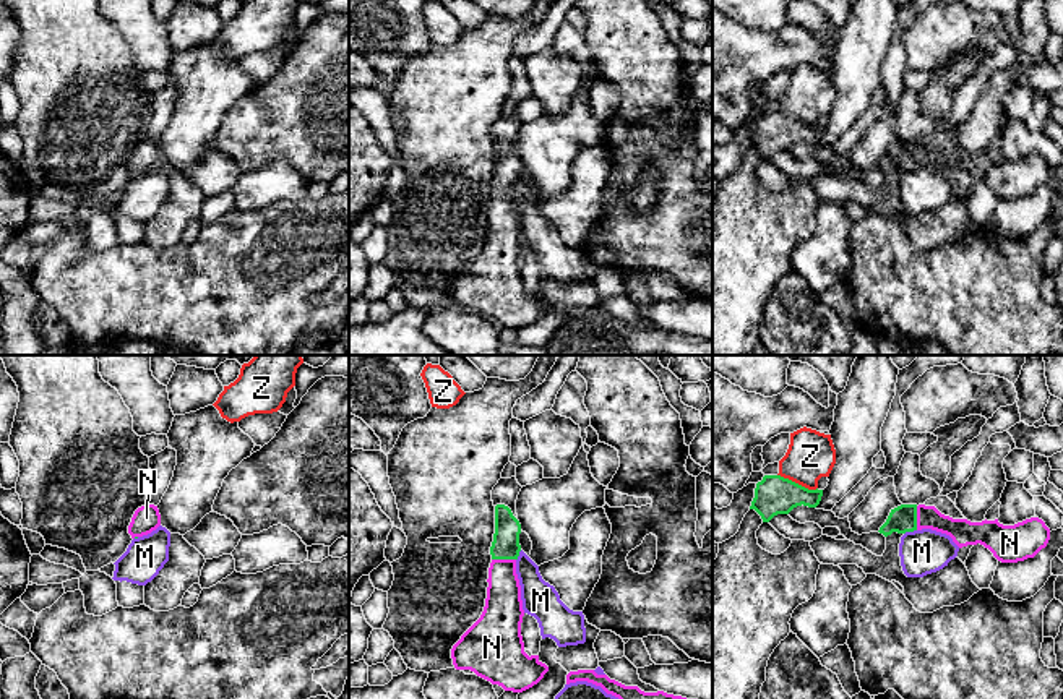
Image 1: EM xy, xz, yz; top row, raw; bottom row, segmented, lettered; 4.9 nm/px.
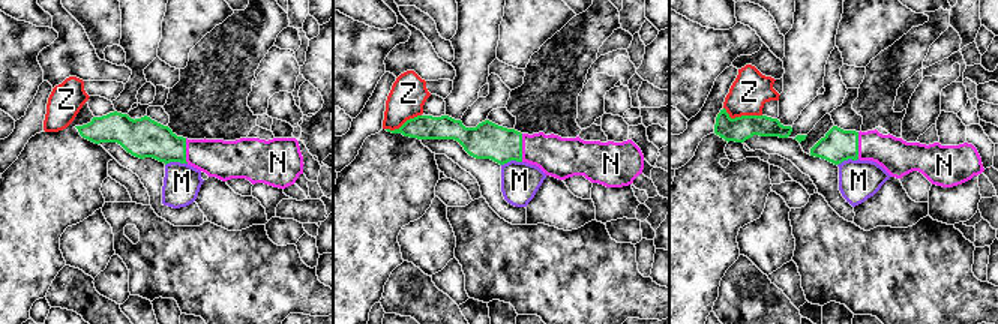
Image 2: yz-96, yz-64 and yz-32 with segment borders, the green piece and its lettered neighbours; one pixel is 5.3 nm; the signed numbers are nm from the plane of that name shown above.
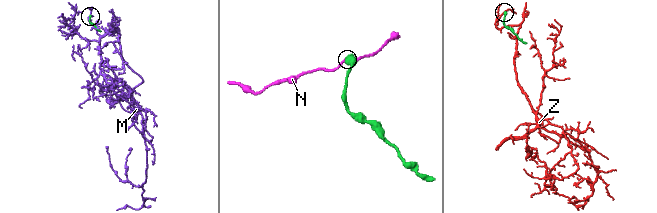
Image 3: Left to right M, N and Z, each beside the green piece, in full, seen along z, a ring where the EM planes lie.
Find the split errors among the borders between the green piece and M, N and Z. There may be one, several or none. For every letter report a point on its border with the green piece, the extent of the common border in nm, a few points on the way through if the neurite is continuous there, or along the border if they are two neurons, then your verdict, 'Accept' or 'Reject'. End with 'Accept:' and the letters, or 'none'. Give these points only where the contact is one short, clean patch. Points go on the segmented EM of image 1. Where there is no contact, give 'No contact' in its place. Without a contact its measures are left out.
M: Touches green at yz (909, 531). Shared border 70 nm. Boundary: yz (916, 529), (904, 534). Reject
N: Touches green at xz (503, 558). Shared border 120 nm. Accept
Z: Touches green at yz (797, 484). Shared border 220 nm. Boundary: yz (778, 474), (809, 488), (817, 488). Reject
Accept: N

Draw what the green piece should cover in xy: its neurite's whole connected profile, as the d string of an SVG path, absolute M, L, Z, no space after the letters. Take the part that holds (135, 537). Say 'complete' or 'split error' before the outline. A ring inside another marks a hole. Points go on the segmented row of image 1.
split error; M144 504L135 511L131 522L128 525L128 534L131 535L131 538L138 538L151 534L159 525L161 525L161 514L157 506Z

